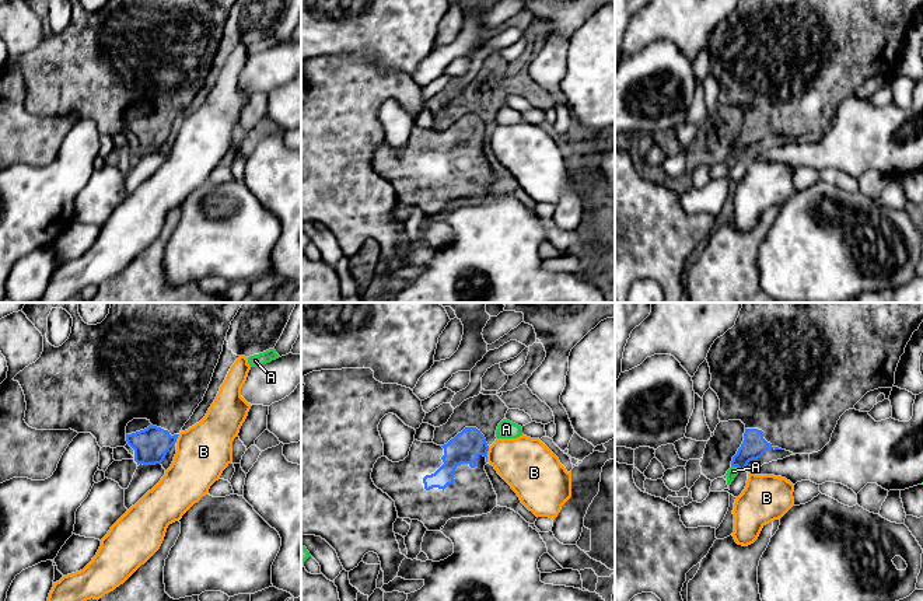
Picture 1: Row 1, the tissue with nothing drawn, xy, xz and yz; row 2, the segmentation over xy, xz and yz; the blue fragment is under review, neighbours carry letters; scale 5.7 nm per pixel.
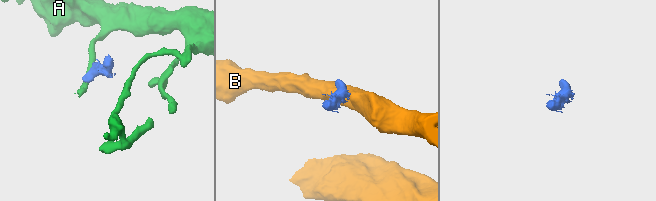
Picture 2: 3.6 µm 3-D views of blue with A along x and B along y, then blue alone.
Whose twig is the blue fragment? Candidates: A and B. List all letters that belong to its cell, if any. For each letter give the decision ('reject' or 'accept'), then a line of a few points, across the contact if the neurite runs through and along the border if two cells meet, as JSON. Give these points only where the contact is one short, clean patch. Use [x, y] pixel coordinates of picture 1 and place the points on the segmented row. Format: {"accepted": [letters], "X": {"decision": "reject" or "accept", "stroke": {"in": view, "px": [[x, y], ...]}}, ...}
{"accepted": [], "A": {"decision": "reject", "stroke": {"in": "yz", "px": [[731, 465], [740, 470]]}}, "B": {"decision": "reject", "stroke": {"in": "xz", "px": [[489, 447], [486, 461]]}}}

